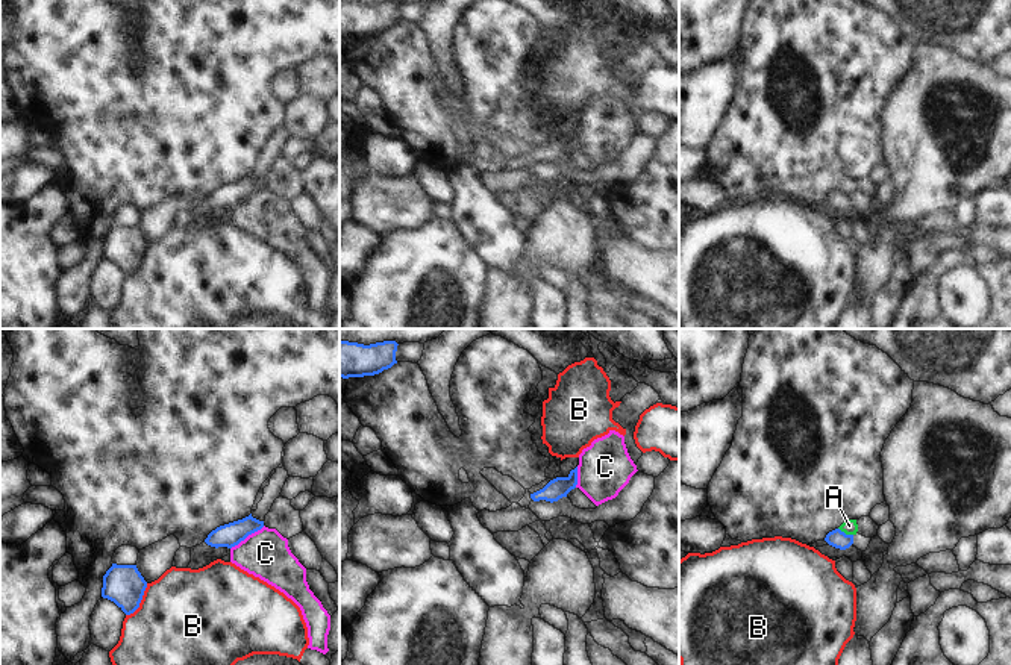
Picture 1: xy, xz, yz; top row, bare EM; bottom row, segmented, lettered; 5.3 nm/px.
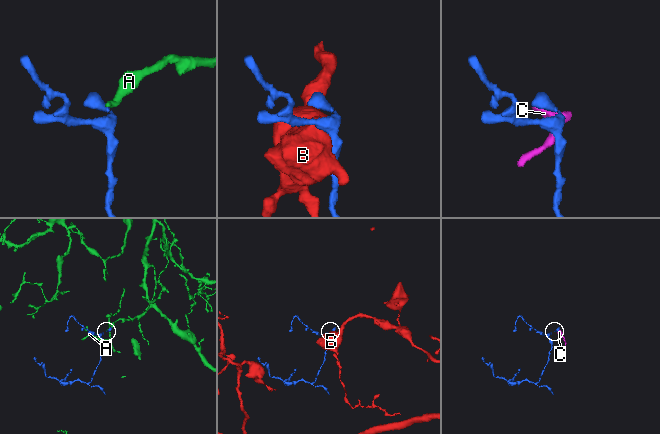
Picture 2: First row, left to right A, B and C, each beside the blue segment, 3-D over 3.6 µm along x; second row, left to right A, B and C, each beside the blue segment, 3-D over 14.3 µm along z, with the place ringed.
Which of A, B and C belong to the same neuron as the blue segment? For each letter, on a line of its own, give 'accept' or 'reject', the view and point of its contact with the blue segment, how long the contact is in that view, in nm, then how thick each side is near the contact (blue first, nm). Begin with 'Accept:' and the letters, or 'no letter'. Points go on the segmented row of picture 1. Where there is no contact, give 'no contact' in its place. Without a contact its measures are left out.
Accept: no letter
A: reject | yz (845, 533) | 90 nm | 90/80 nm
B: reject | xy (140, 602) | 200 nm | 200/500 nm
C: reject | xy (247, 535) | 220 nm | 130/260 nm

